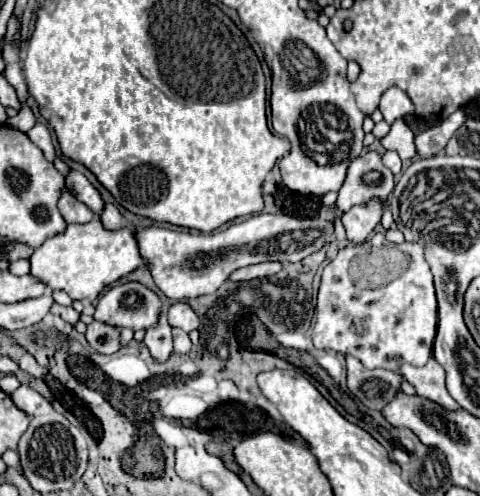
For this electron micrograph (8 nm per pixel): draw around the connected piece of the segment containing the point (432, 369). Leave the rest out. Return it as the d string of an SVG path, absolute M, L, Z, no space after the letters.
M434 357L422 367L402 365L400 373L408 379L408 383L412 383L416 387L420 397L430 399L432 403L438 403L448 411L460 411L460 405L446 389L444 369L438 365L438 361Z

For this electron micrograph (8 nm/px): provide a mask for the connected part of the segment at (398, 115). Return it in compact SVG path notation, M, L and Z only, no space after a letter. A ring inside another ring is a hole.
M390 87L390 89L382 95L380 111L382 111L382 115L384 115L384 121L392 125L396 119L404 119L406 115L414 115L416 107L412 105L412 99L410 99L402 89Z

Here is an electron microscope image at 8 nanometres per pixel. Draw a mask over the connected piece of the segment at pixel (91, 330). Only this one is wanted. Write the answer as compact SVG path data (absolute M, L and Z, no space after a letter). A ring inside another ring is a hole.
M92 321L88 325L86 339L88 339L90 347L102 355L112 355L122 347L120 345L120 329L106 325L102 321Z

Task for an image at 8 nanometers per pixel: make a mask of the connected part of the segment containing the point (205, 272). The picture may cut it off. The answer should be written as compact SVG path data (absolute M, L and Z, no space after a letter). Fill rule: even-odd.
M258 213L214 233L176 233L160 227L136 229L140 253L152 271L158 289L174 301L188 301L214 293L232 271L264 261L302 261L334 237L334 223L300 219L286 213Z

